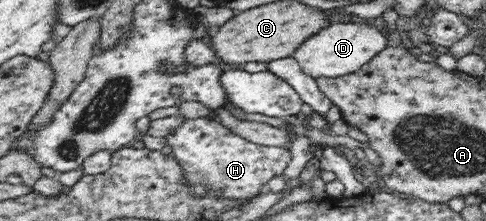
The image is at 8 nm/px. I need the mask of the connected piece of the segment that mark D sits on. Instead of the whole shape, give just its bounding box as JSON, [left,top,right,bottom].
[292,23,389,78]

